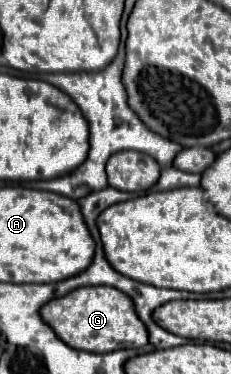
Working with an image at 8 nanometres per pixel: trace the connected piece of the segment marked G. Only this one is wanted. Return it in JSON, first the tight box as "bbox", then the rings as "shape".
{"bbox":[42,287,148,353],"shape":[[[80,287],[70,291],[64,297],[48,301],[42,307],[42,319],[66,345],[82,351],[108,353],[148,345],[148,329],[138,319],[132,299],[126,293],[118,293],[114,287]]]}

